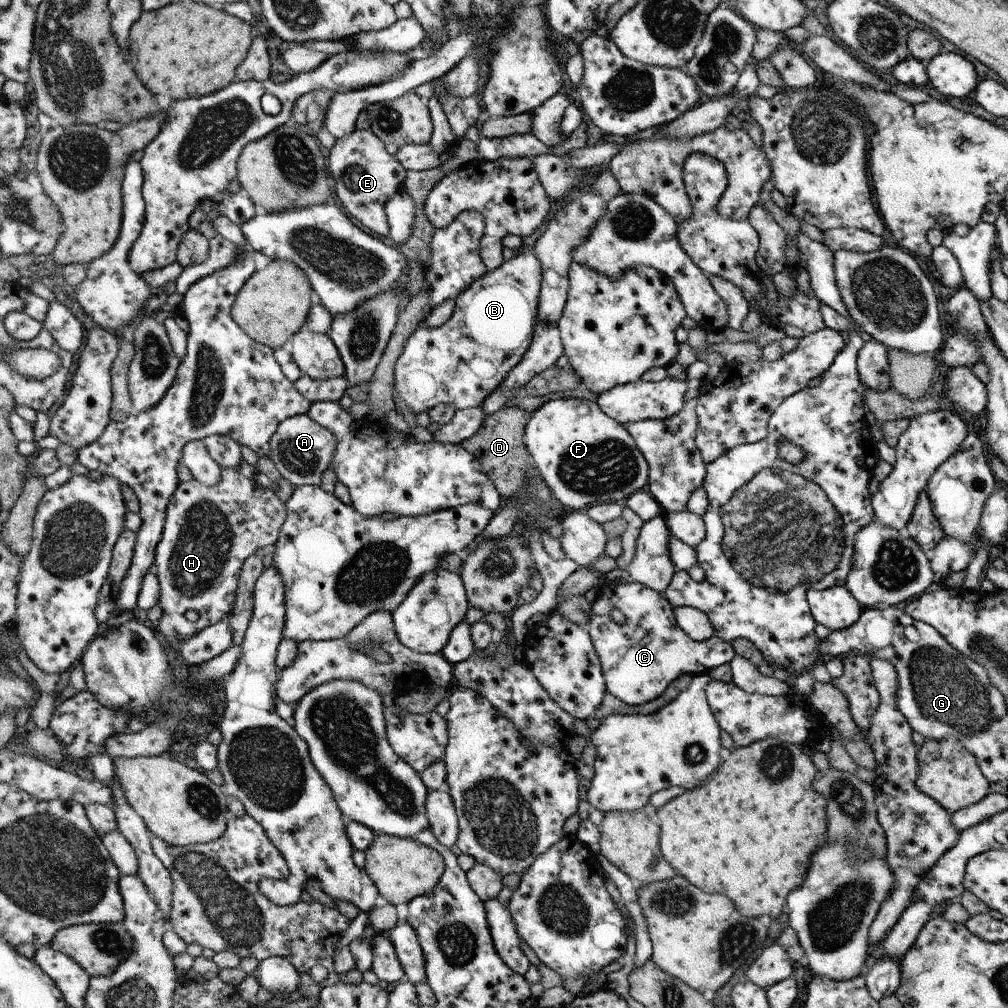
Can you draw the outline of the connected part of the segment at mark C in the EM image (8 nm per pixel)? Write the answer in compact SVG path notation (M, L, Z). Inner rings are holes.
M605 576L597 586L598 598L592 604L589 614L590 622L586 625L591 629L592 641L596 653L602 662L603 676L607 682L607 692L630 706L640 706L646 702L652 702L664 694L664 690L670 686L672 680L676 680L680 674L705 674L721 665L731 663L735 656L732 643L720 640L718 636L709 640L694 641L684 630L680 628L675 617L674 606L660 592L654 592L644 584L618 584ZM618 608L624 614L624 624L618 624L612 620L612 610Z

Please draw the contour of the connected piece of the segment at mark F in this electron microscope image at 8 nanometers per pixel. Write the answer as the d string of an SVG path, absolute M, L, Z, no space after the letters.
M560 398L544 403L526 423L522 440L540 478L544 479L546 486L552 490L552 496L562 507L581 511L592 505L621 503L624 498L632 497L634 492L644 489L644 484L648 482L648 464L635 438L624 425L602 412L597 402Z

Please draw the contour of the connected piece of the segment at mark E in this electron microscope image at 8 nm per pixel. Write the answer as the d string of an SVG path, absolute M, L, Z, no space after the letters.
M357 129L351 136L336 139L336 144L326 151L326 155L333 187L336 188L336 196L344 206L344 211L372 232L389 237L390 222L386 207L396 192L406 192L404 182L407 171L404 166L394 155L388 154L383 141L371 129Z

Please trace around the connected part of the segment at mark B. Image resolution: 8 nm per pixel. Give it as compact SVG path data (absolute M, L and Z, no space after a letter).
M526 250L504 262L495 271L488 271L481 279L471 284L455 300L451 320L442 326L422 324L416 328L406 344L393 371L393 388L396 394L418 415L431 411L436 404L452 404L456 409L477 408L488 396L499 389L500 384L523 361L530 350L539 317L539 295L542 291L543 262L536 250Z

